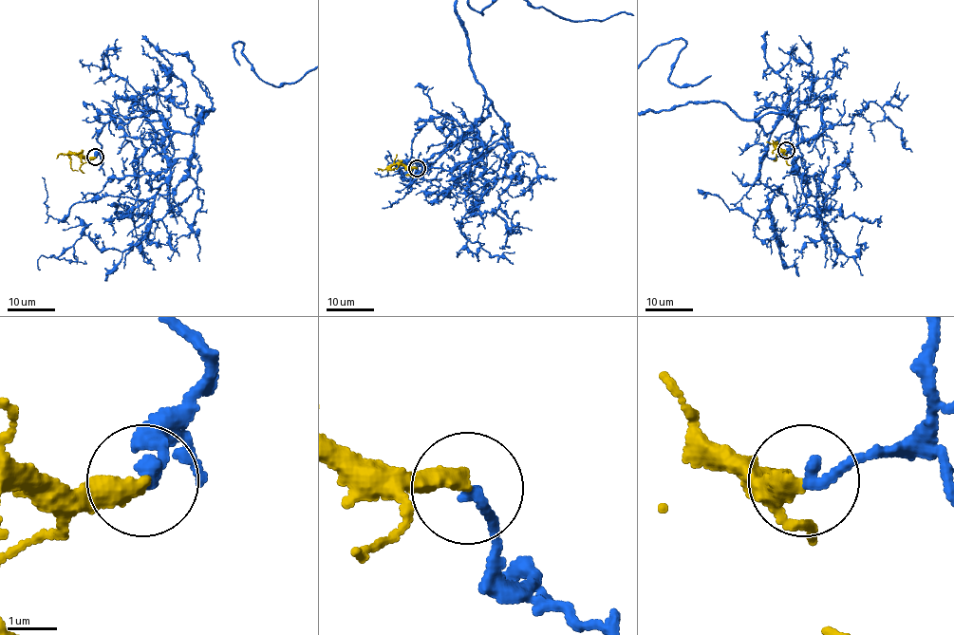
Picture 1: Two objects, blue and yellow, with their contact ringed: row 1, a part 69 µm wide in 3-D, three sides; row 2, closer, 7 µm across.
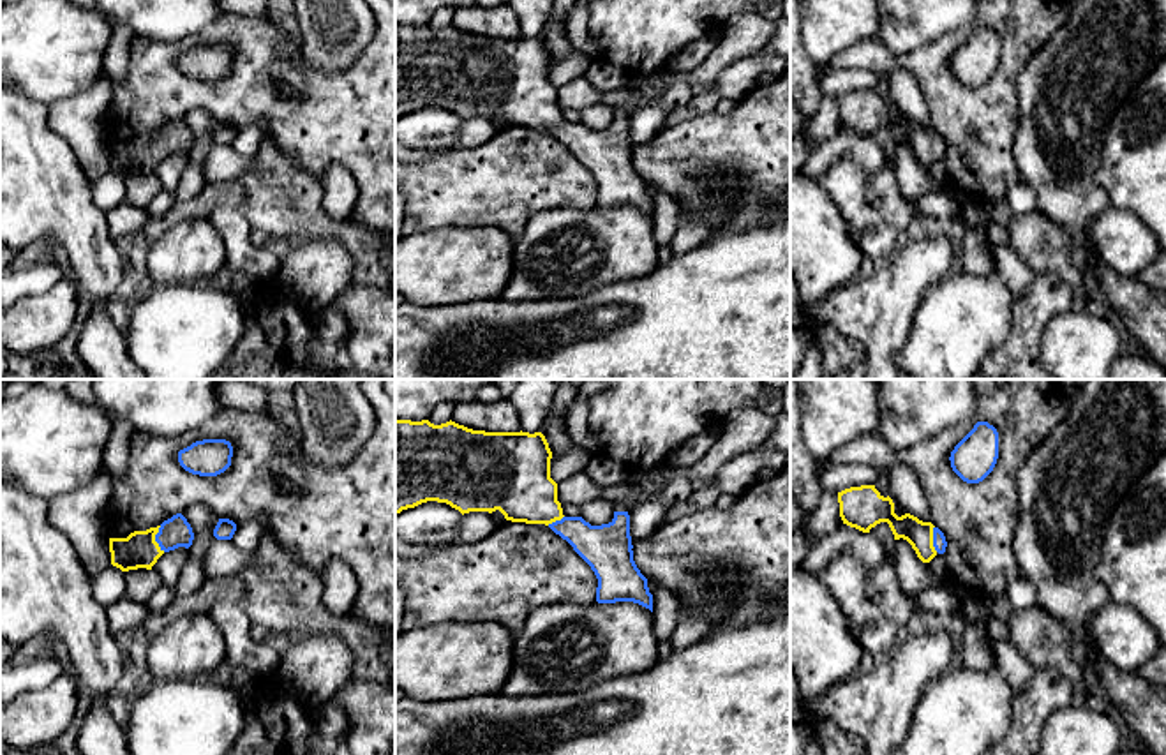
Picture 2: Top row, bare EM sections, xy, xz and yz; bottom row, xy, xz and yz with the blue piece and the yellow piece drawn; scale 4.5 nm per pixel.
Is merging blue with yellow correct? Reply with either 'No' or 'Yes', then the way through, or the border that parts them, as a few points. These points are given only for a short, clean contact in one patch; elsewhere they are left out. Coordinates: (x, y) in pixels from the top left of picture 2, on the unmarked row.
Yes. Path across: xy (175, 136), (156, 143), (140, 154)

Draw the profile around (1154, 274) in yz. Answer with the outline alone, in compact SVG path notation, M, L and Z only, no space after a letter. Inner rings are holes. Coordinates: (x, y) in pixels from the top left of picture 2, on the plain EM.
M1161 250L1138 275L1138 280L1166 291L1166 252Z

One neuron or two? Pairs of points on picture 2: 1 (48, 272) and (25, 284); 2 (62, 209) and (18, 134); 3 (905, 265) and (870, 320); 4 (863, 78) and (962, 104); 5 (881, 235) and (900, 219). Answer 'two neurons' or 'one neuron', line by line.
1: one neuron
2: one neuron
3: one neuron
4: two neurons
5: two neurons

